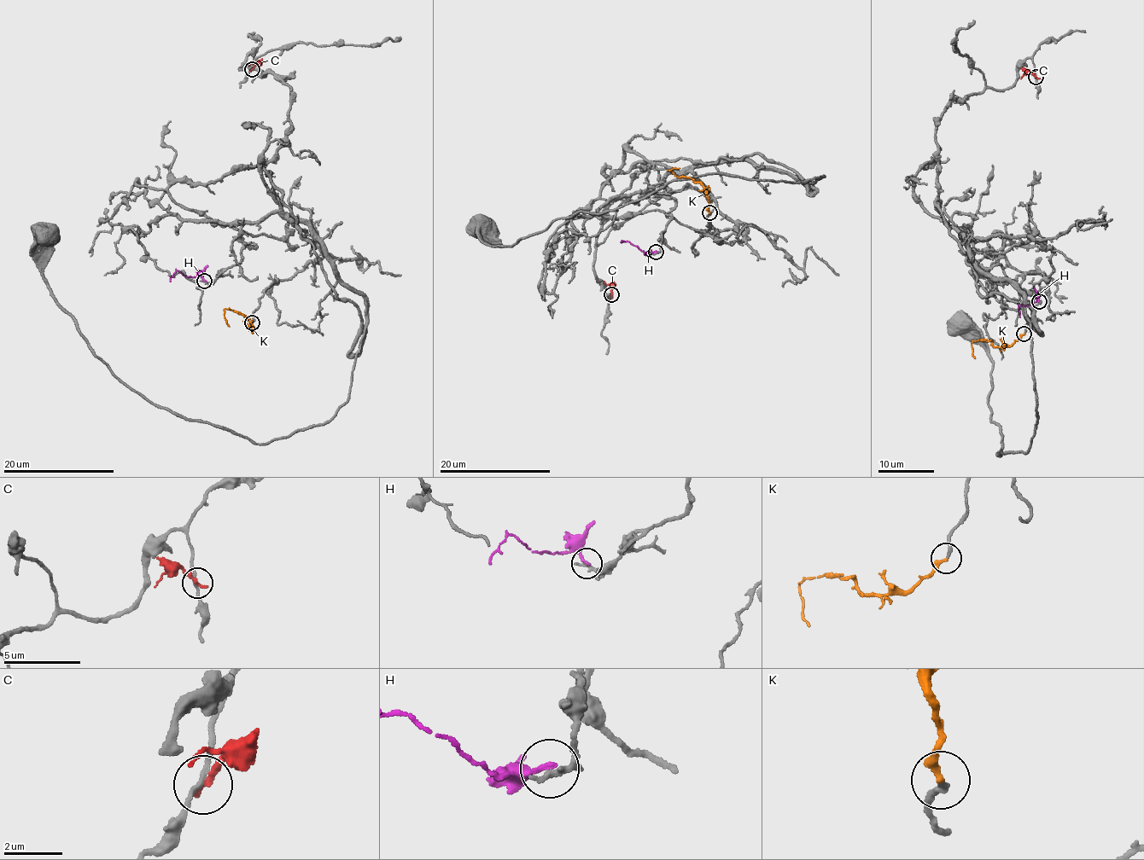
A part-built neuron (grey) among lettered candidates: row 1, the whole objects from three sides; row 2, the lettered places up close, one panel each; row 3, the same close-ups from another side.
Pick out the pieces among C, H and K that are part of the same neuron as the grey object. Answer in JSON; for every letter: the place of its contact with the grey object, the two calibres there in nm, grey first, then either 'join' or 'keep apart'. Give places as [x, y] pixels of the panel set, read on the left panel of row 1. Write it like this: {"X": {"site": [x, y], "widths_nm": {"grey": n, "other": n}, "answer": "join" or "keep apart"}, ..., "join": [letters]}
{"C": {"site": [252, 69], "widths_nm": {"grey": 150, "other": 280}, "answer": "keep apart"}, "H": {"site": [204, 281], "widths_nm": {"grey": 280, "other": 200}, "answer": "keep apart"}, "K": {"site": [252, 322], "widths_nm": {"grey": 200, "other": 300}, "answer": "join"}, "join": ["K"]}

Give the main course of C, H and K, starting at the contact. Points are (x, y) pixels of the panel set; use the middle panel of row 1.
C: (611, 295), (611, 288), (604, 281)
H: (655, 252), (644, 252), (636, 246), (621, 241)
K: (709, 213), (708, 193), (700, 184), (689, 177), (676, 177), (669, 171), (679, 168)

